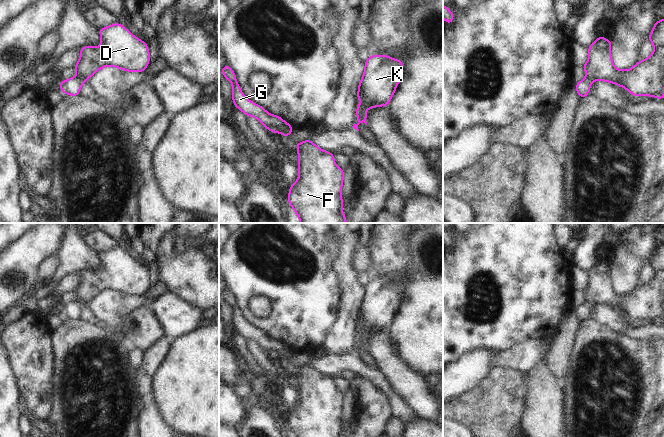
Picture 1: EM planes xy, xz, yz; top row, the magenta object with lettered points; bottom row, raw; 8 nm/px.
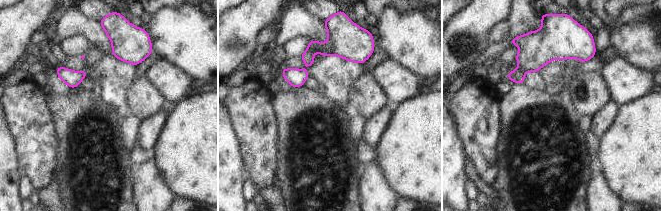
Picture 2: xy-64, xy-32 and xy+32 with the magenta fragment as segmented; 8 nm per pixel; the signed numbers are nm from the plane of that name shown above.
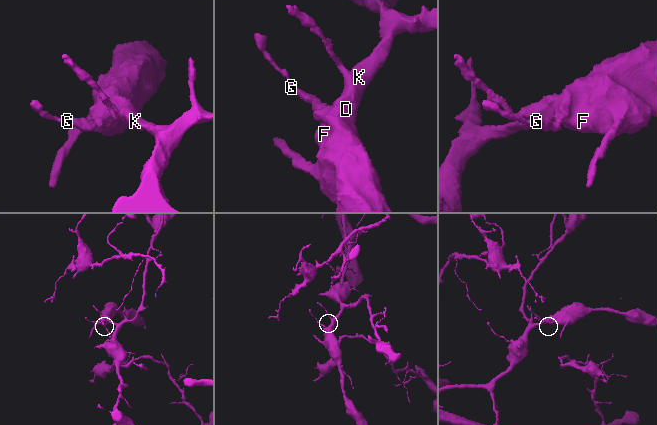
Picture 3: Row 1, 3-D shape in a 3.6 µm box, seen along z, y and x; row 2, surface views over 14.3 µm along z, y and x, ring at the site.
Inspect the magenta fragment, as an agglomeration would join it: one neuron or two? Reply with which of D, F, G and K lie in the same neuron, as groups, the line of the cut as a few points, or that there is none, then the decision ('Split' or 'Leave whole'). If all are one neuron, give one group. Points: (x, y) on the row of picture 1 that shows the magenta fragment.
Groups: D F K / G. Split along xy (77, 76), (84, 82). Split.

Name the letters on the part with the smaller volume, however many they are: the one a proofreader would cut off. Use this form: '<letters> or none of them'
G

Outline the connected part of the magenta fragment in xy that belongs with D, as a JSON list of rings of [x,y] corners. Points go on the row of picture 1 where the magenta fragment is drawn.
[[[115,23],[98,30],[101,46],[79,48],[81,55],[75,65],[77,77],[88,80],[106,66],[128,72],[143,72],[150,62],[148,45],[131,34],[122,24]]]

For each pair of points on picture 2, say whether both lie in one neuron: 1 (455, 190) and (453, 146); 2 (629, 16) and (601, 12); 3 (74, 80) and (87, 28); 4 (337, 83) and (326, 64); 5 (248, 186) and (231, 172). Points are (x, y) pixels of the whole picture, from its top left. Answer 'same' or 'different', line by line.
1: same
2: same
3: different
4: same
5: different

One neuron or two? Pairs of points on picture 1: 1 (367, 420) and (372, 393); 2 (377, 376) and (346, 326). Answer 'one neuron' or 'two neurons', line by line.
1: one neuron
2: two neurons

